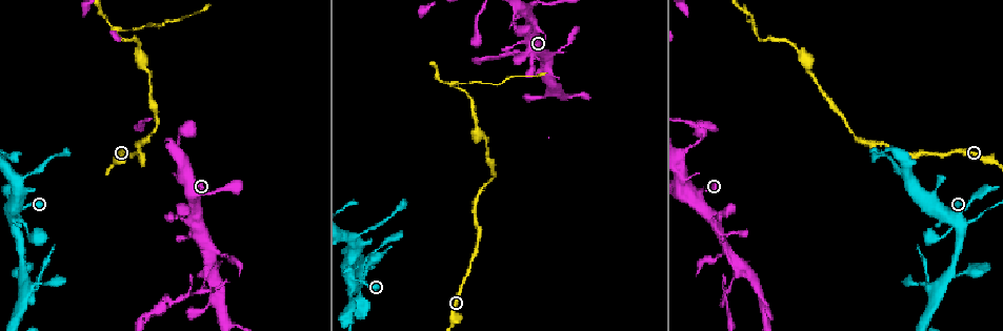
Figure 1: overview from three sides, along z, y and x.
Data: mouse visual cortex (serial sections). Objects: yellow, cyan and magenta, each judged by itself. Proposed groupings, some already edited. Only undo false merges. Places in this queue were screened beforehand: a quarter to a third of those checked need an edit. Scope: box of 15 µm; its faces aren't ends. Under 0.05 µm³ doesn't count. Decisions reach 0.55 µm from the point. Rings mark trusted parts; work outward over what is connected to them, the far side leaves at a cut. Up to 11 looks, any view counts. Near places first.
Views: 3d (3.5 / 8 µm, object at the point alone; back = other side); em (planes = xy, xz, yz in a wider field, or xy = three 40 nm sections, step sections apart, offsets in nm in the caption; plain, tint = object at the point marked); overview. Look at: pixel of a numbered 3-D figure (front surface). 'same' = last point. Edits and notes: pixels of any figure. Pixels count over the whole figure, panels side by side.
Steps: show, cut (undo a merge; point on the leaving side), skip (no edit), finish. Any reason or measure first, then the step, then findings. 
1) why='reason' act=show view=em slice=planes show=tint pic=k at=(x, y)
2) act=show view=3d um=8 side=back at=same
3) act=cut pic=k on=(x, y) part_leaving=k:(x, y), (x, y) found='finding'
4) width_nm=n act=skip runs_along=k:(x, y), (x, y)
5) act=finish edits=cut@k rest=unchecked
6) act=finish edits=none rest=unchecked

why='sudden change in width' act=show view=3d um=3.5 pic=1 at=(946, 211)

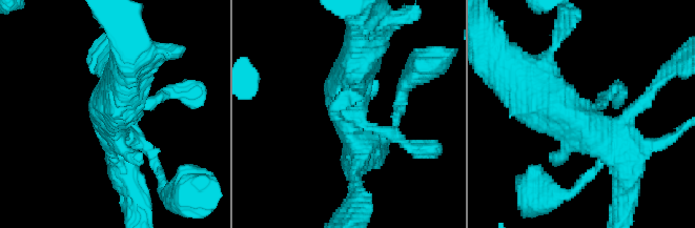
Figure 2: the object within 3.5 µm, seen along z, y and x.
why='shape alone is not enough' act=show view=em slice=xy step=1 show=tint pic=2 at=(590, 118)

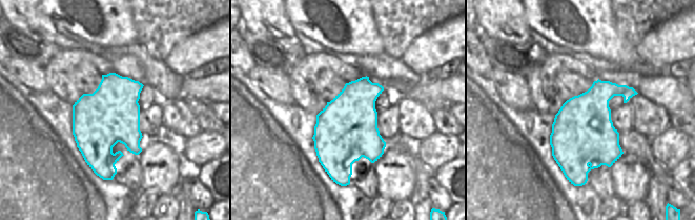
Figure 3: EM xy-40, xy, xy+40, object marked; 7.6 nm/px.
act=skip runs_along=2:(176, 91), (117, 118), (127, 175) found='all the same cell'

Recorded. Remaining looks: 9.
why='calibre changes' act=show view=3d um=8 pic=1 at=(20, 178)

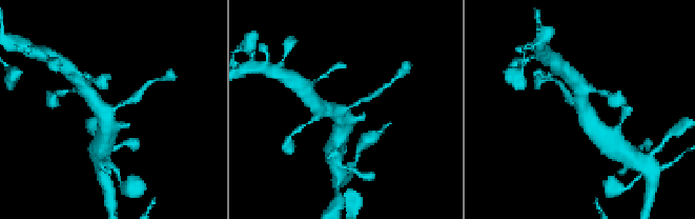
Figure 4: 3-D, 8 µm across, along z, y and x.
why='closer look' act=show view=3d um=3.5 side=back pic=4 at=(343, 107)

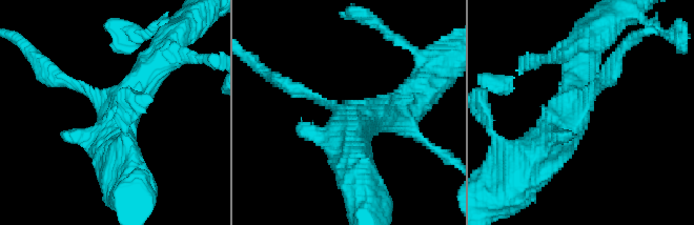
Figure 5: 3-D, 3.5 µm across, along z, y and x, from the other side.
why='shape alone is not enough' act=show view=em slice=xy step=1 show=tint pic=5 at=(584, 101)

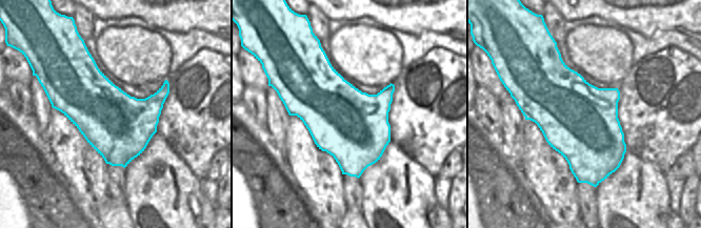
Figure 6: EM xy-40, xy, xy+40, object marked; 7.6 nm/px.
arms=3 act=skip runs_along=5:(532, 155), (570, 116), (586, 44) found='continuous, no second cell'

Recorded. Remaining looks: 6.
why='calibre changes' act=show view=3d um=8 pic=1 at=(938, 282)

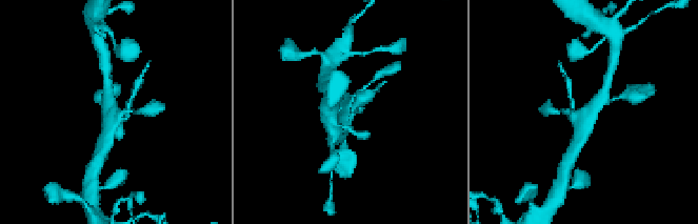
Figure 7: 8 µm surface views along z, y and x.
why='now the EM' act=show view=em slice=xy step=3 show=tint pic=7 at=(348, 112)

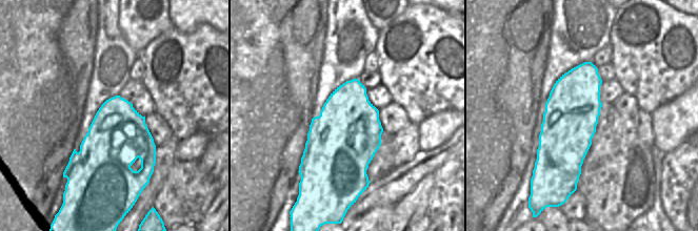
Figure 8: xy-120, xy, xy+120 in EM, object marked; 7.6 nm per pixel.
width_nm=550 act=skip runs_along=7:(604, 89), (587, 113), (579, 141) found='continuous, no second cell'

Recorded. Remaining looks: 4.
why='side arm on a straight run' act=show view=3d um=8 pic=1 at=(757, 33)

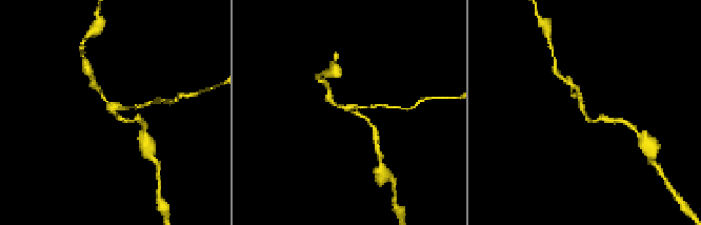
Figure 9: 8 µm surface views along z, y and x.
arms=3 arm_widths_nm=100,150,150 act=show view=em slice=planes show=tint pic=9 at=(114, 110)

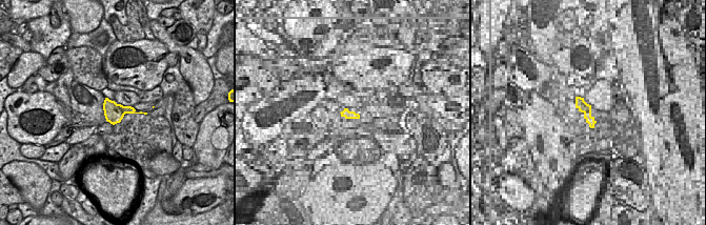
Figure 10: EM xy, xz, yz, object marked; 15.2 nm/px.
act=cut pic=9 on=(136, 106) border=10:(117, 104), (124, 114) found='two cells meet here'

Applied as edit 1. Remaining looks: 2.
act=finish edits=cut@9 rest=unchecked

